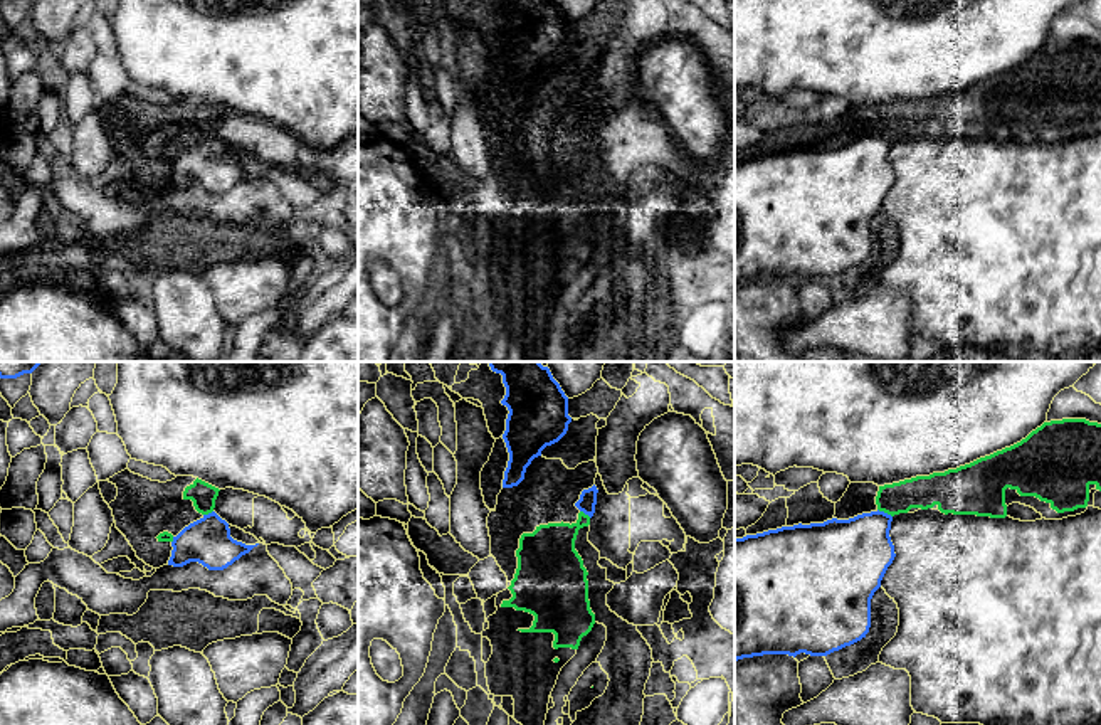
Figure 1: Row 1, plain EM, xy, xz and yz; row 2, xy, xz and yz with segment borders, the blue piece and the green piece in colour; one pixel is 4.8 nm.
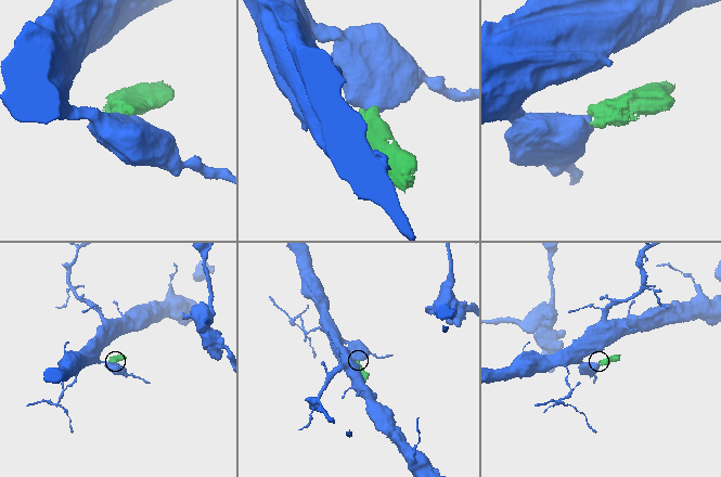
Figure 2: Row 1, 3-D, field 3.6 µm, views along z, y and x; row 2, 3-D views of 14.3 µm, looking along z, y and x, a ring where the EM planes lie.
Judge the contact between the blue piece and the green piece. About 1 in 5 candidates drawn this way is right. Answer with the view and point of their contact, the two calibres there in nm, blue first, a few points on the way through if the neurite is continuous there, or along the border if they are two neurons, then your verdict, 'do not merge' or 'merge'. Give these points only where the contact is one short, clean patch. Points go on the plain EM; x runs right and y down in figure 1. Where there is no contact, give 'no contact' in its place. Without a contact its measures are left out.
meets blue in yz at (883, 135); 340 nm thick on the blue side, 160 nm on the other; do not merge

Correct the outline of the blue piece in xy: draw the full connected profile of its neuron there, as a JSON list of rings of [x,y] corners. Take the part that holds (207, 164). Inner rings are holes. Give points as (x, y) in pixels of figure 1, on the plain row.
[[[212,135],[173,160],[168,188],[198,185],[208,193],[224,193],[257,168],[234,163],[229,146]]]

